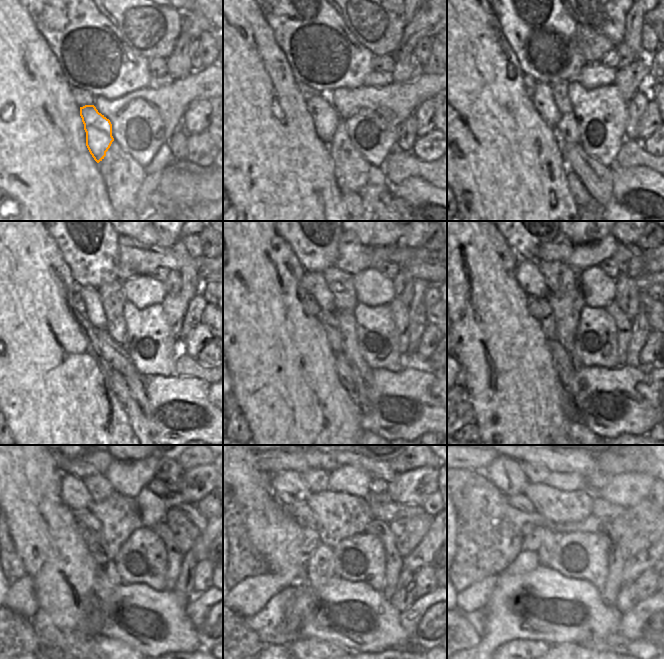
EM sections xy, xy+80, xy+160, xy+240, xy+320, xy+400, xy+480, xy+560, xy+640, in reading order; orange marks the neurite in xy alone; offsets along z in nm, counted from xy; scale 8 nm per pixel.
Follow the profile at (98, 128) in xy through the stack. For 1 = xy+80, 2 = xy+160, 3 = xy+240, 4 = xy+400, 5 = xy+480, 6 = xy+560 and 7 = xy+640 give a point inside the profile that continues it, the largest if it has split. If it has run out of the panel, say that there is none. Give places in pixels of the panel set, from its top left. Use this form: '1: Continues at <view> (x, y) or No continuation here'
1: Continues at xy+80 (325, 118)
2: Continues at xy+160 (543, 99)
3: Continues at xy+240 (94, 312)
4: Continues at xy+400 (527, 273)
5: Continues at xy+480 (73, 491)
6: Continues at xy+560 (288, 487)
7: Continues at xy+640 (506, 473).

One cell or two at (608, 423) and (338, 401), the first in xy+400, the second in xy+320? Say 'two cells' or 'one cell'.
two cells

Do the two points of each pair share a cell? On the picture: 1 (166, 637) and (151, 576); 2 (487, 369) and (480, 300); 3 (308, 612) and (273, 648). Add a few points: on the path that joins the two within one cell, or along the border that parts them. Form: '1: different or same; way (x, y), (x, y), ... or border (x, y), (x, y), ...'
1: different; border (131, 583), (144, 583), (155, 590), (165, 589)
2: same; way (485, 352), (480, 342), (480, 317)
3: different; border (288, 606), (284, 618), (298, 638)

